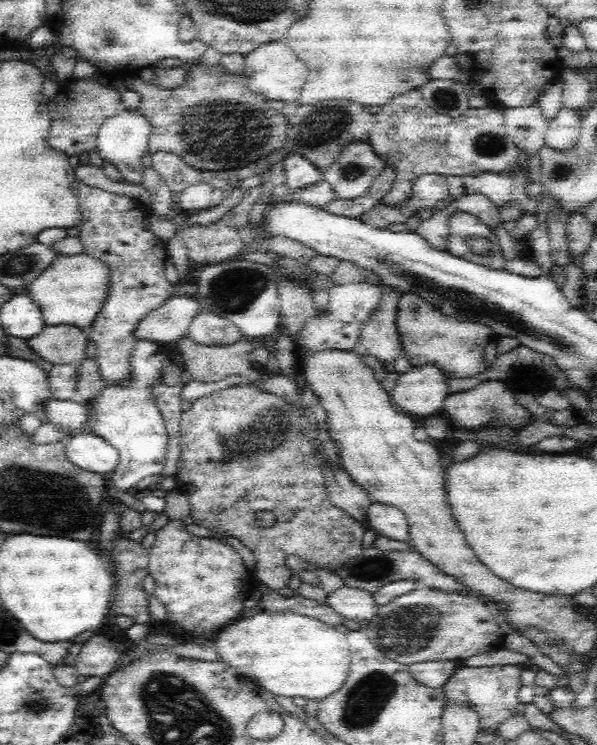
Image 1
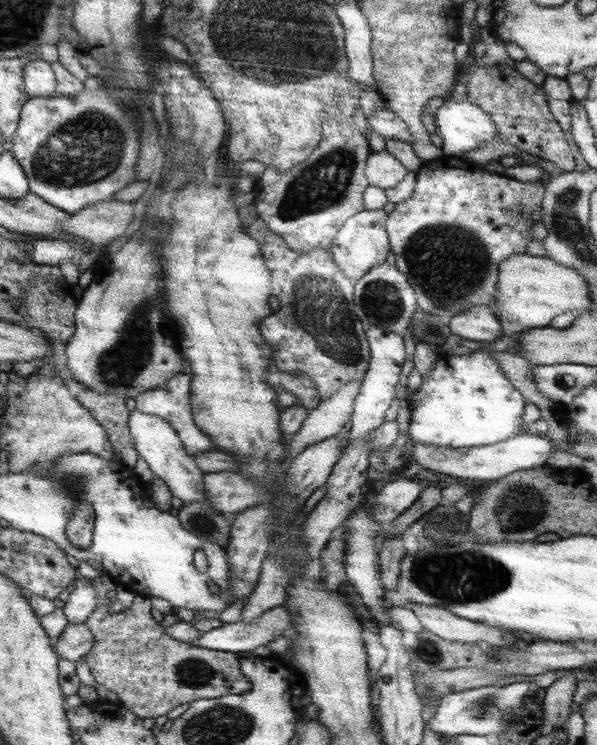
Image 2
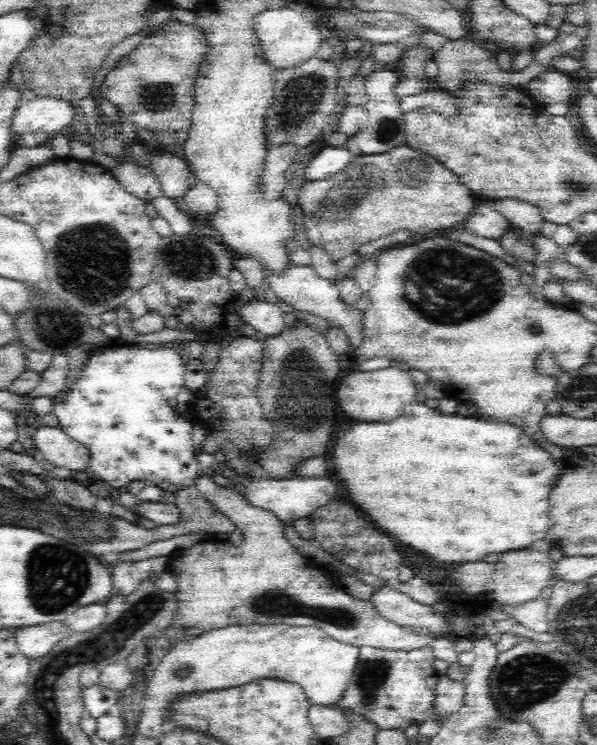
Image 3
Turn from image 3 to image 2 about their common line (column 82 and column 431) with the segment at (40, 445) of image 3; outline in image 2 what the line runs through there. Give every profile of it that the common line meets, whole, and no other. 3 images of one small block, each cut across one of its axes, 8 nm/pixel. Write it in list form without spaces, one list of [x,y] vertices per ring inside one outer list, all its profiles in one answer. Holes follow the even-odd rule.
[[[522,432],[494,445],[480,446],[470,449],[450,449],[411,443],[411,456],[422,468],[436,471],[458,480],[500,480],[504,476],[518,473],[518,470],[536,469],[547,463],[550,452],[554,449],[549,437]]]

